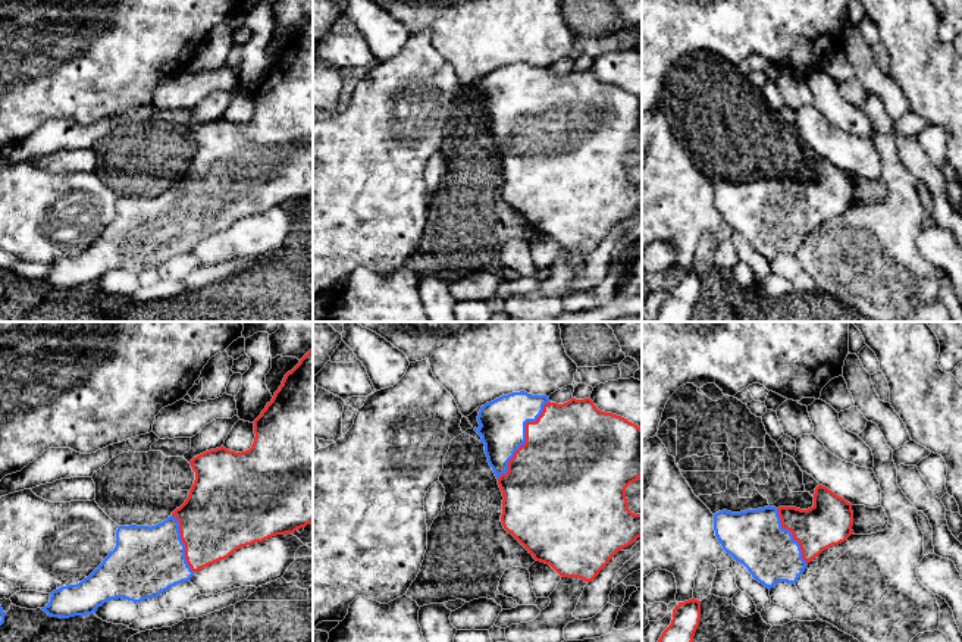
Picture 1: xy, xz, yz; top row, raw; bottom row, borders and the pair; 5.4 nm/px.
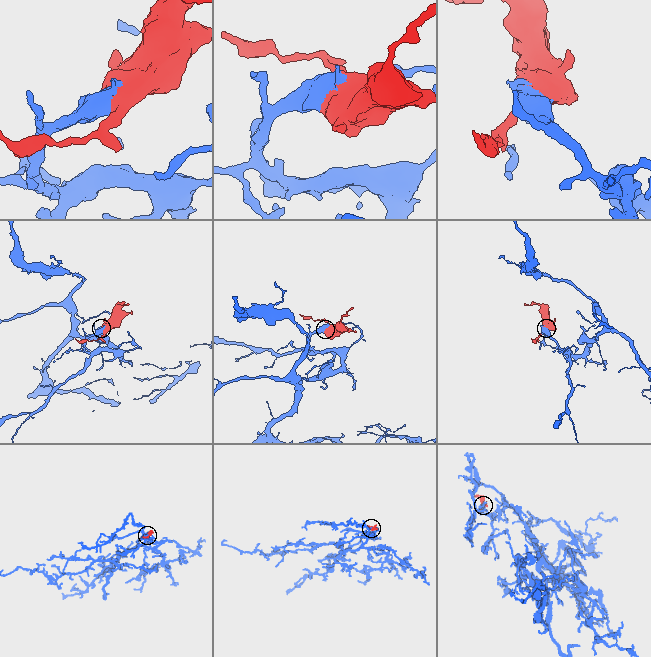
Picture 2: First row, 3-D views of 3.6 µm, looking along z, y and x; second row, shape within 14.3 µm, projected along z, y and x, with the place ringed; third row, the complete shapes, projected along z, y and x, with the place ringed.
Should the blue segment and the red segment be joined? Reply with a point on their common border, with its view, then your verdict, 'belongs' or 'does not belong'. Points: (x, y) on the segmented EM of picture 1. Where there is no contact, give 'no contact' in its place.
xz (525, 438) | belongs

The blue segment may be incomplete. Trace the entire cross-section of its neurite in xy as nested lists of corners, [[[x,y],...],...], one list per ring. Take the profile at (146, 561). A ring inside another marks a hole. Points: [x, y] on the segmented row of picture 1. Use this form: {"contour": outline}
{"contour": [[[313,348],[300,360],[300,363],[285,375],[282,385],[275,392],[270,403],[267,403],[266,408],[261,414],[254,420],[254,442],[250,450],[242,452],[229,451],[225,447],[206,451],[197,457],[194,457],[189,464],[195,472],[195,480],[189,491],[185,502],[176,508],[170,517],[156,526],[119,526],[116,530],[116,547],[109,555],[103,560],[103,563],[82,582],[76,585],[62,586],[53,591],[50,595],[50,602],[41,608],[51,617],[69,618],[75,616],[87,616],[95,613],[98,607],[112,599],[128,599],[132,602],[141,602],[148,598],[157,598],[162,592],[169,588],[179,585],[182,582],[188,582],[195,571],[214,564],[220,560],[228,558],[236,549],[244,548],[247,545],[253,545],[256,542],[263,542],[276,535],[294,533],[297,529],[305,527],[313,523]]]}

